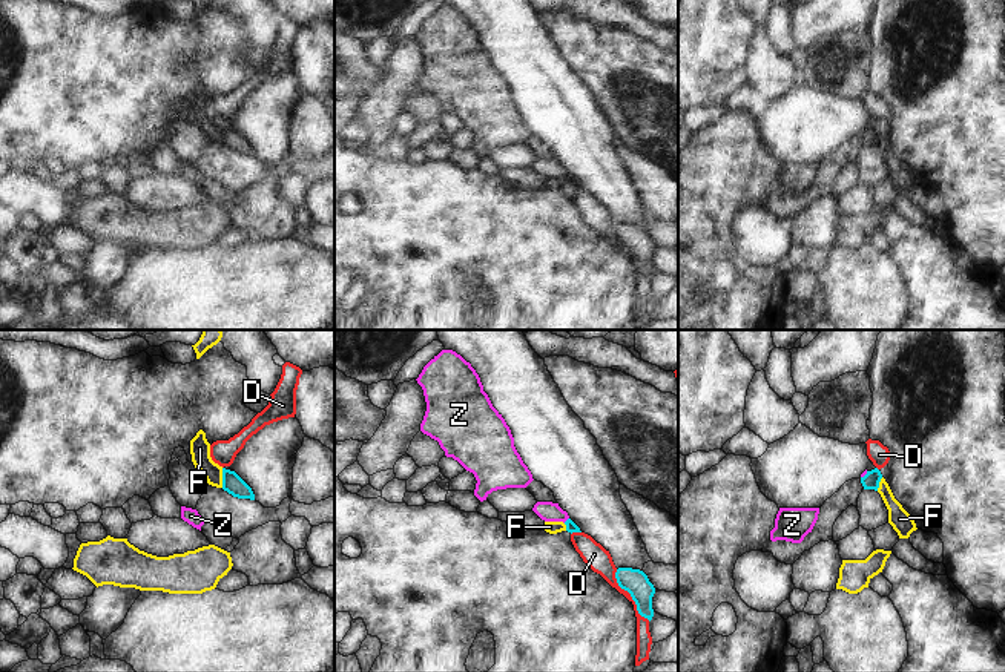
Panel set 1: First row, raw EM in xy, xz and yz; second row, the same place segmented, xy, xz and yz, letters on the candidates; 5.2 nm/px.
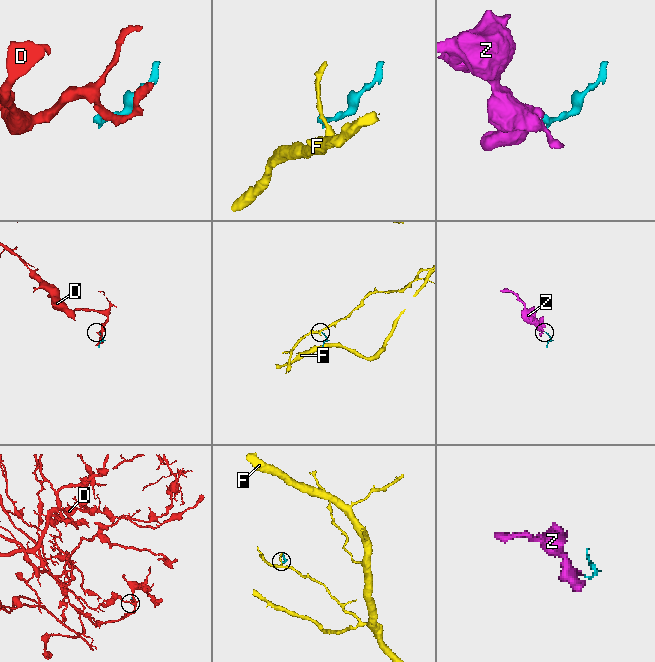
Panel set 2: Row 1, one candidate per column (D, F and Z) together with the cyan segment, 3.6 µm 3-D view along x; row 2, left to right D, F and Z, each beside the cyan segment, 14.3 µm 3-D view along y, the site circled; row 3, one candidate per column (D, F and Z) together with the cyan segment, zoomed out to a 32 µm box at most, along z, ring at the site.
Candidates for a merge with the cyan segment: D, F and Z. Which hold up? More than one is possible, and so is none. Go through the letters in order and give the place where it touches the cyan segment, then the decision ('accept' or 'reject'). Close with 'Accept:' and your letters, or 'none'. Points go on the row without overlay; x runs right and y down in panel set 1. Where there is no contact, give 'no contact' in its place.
D: xz (631, 252) | reject
F: xy (223, 134) | reject
Z: xz (566, 177) | accept
Accept: Z

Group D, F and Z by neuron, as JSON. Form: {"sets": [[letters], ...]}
{"sets": [["D"], ["F"], ["Z"]]}

